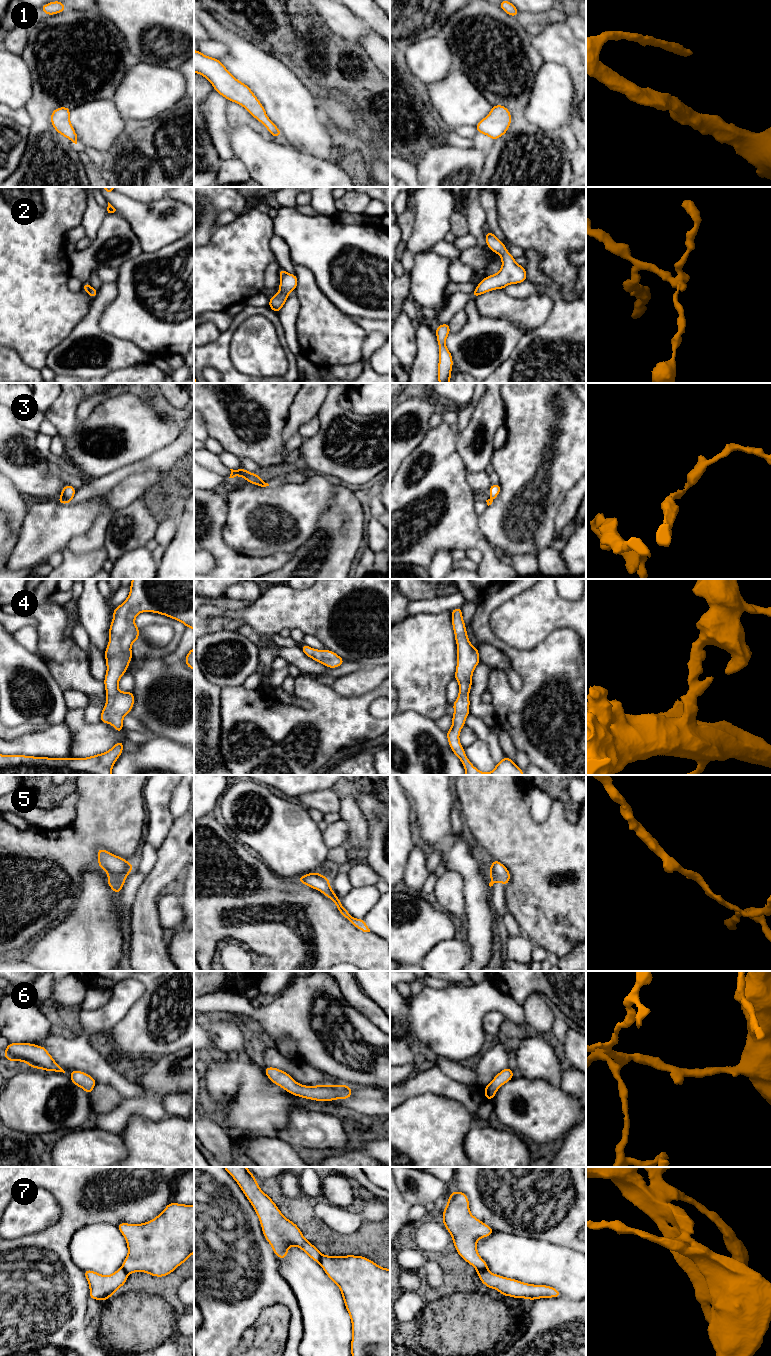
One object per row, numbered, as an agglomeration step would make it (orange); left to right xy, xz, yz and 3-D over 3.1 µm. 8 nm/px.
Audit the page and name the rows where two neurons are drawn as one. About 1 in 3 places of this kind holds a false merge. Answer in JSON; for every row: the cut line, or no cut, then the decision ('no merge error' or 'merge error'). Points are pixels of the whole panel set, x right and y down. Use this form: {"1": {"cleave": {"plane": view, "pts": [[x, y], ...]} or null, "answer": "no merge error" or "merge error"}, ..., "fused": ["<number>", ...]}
{"1": {"cleave": null, "answer": "no merge error"}, "2": {"cleave": {"plane": "xz", "pts": [[285, 272], [280, 278]]}, "answer": "merge error"}, "3": {"cleave": {"plane": "xy", "pts": [[61, 496], [70, 501]]}, "answer": "merge error"}, "4": {"cleave": null, "answer": "no merge error"}, "5": {"cleave": null, "answer": "no merge error"}, "6": {"cleave": null, "answer": "no merge error"}, "7": {"cleave": null, "answer": "no merge error"}, "fused": ["2", "3"]}

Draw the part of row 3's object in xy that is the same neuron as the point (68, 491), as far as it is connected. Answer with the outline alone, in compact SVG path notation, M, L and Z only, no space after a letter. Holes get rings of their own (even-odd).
M66 485L62 488L61 497L72 501L76 493L76 489L72 485Z

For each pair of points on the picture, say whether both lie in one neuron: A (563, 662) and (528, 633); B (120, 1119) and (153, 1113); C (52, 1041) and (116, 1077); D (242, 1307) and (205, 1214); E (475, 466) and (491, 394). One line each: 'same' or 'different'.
A: different
B: same
C: same
D: same
E: same

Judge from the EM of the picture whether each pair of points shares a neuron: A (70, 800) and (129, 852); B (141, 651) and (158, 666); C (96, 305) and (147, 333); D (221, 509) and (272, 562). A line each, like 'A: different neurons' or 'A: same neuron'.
A: different neurons
B: different neurons
C: different neurons
D: same neuron

